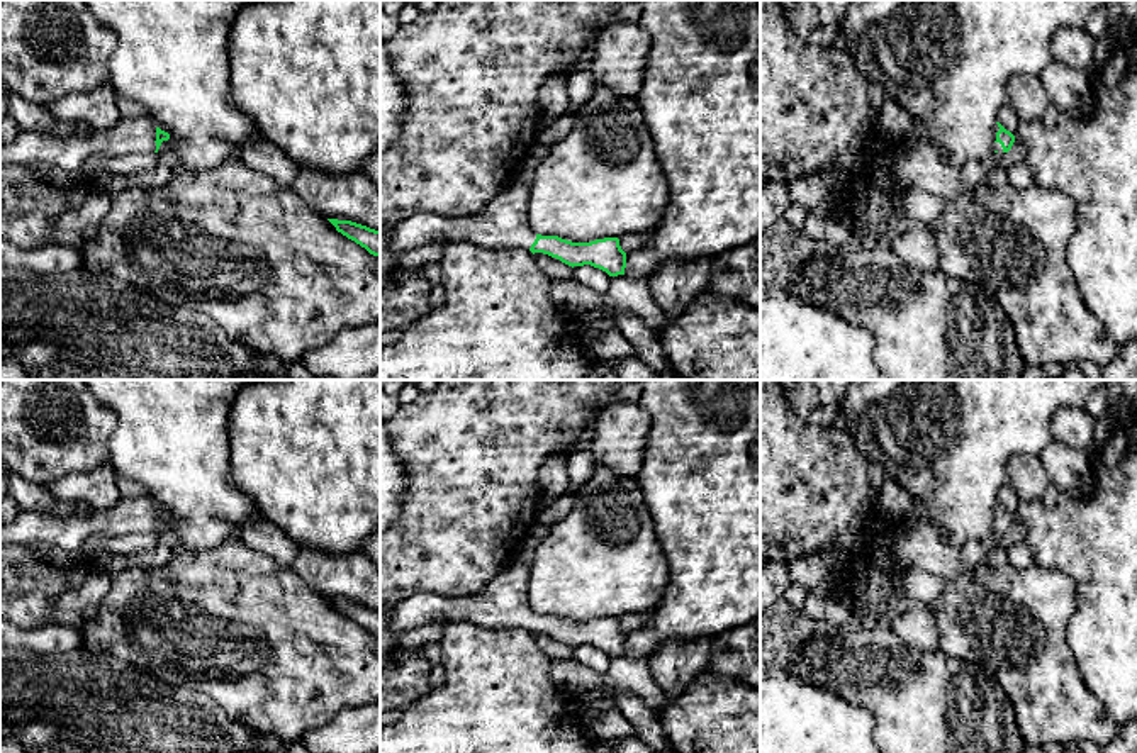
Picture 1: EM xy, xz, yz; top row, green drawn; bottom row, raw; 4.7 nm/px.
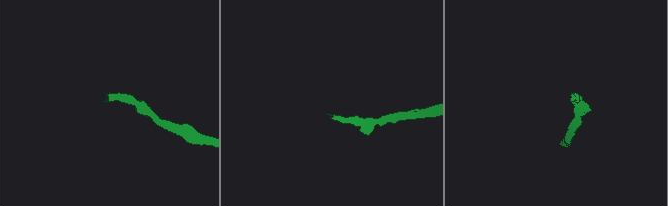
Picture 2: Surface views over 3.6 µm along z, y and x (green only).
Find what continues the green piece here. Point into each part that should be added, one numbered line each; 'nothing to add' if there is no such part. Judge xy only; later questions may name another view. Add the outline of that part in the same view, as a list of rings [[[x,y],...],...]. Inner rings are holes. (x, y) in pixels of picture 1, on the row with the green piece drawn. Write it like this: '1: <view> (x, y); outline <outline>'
1: xy (129, 136); outline [[[120,117],[114,127],[93,129],[87,136],[66,139],[46,132],[22,131],[10,144],[0,146],[2,165],[29,166],[36,161],[76,173],[92,154],[107,158],[156,151],[156,126],[151,119]]]

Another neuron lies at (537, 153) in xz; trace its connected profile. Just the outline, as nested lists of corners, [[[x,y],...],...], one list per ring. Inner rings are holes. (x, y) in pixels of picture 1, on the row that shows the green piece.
[[[535,144],[524,161],[518,166],[519,175],[516,176],[521,183],[529,185],[533,173],[541,165],[541,161],[550,154],[552,146]]]

